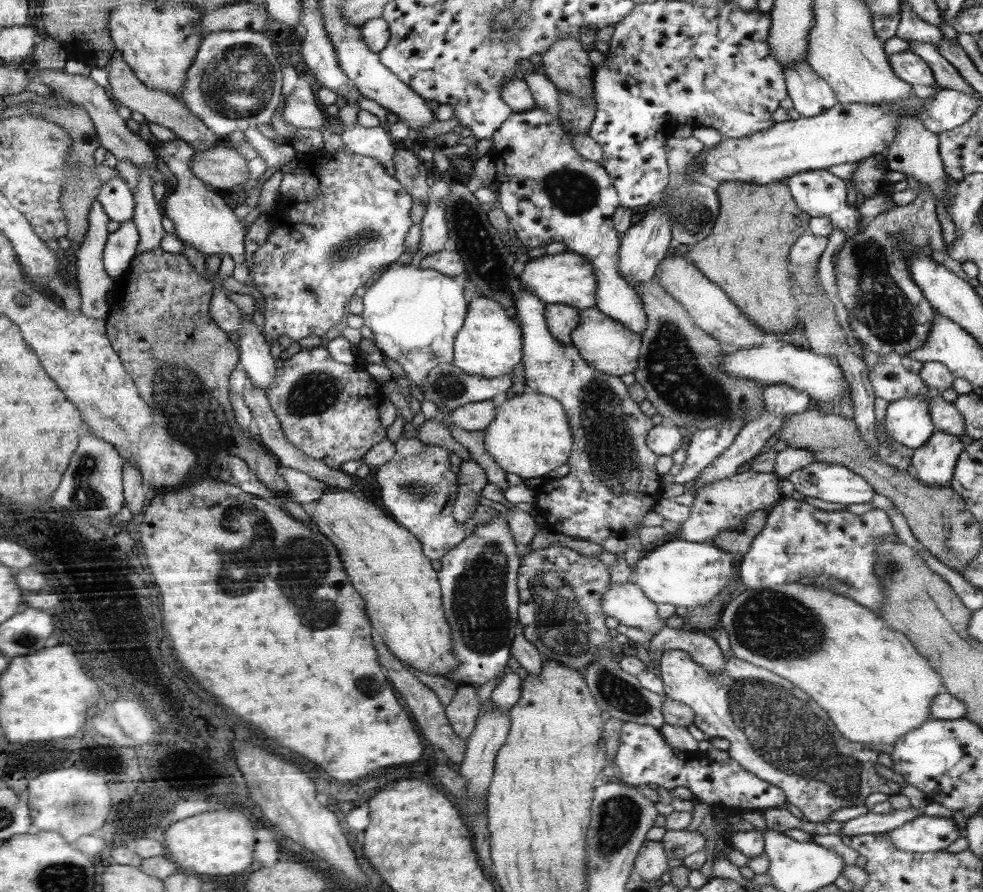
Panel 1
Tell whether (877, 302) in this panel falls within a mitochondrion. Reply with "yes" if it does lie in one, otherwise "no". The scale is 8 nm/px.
yes

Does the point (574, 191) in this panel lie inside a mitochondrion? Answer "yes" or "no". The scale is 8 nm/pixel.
yes

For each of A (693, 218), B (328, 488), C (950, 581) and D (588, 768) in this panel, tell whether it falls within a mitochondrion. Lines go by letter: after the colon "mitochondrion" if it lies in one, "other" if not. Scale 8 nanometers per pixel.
A: mitochondrion
B: other
C: other
D: other

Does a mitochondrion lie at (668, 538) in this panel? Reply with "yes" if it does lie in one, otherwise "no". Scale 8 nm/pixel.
no

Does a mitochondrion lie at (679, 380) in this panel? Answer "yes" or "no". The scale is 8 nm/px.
yes

